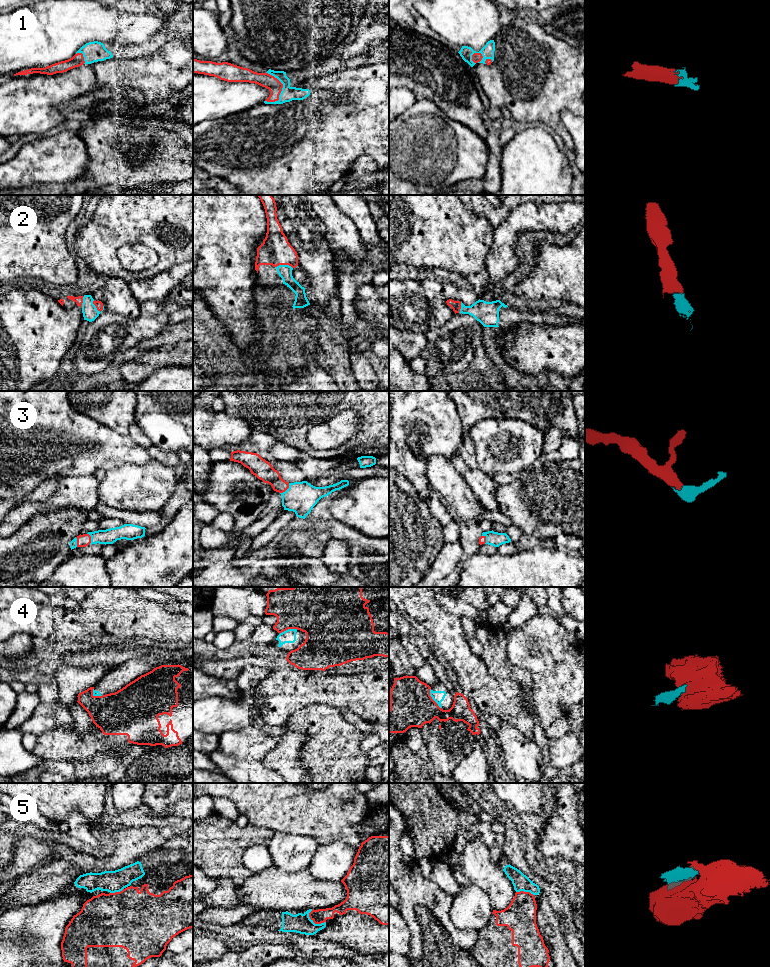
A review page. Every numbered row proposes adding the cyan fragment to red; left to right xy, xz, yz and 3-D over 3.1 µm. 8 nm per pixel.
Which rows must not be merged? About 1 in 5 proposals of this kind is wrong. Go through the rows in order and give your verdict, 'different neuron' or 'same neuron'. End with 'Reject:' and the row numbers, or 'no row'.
1: same neuron
2: same neuron
3: same neuron
4: different neuron
5: different neuron
Reject: 4, 5

